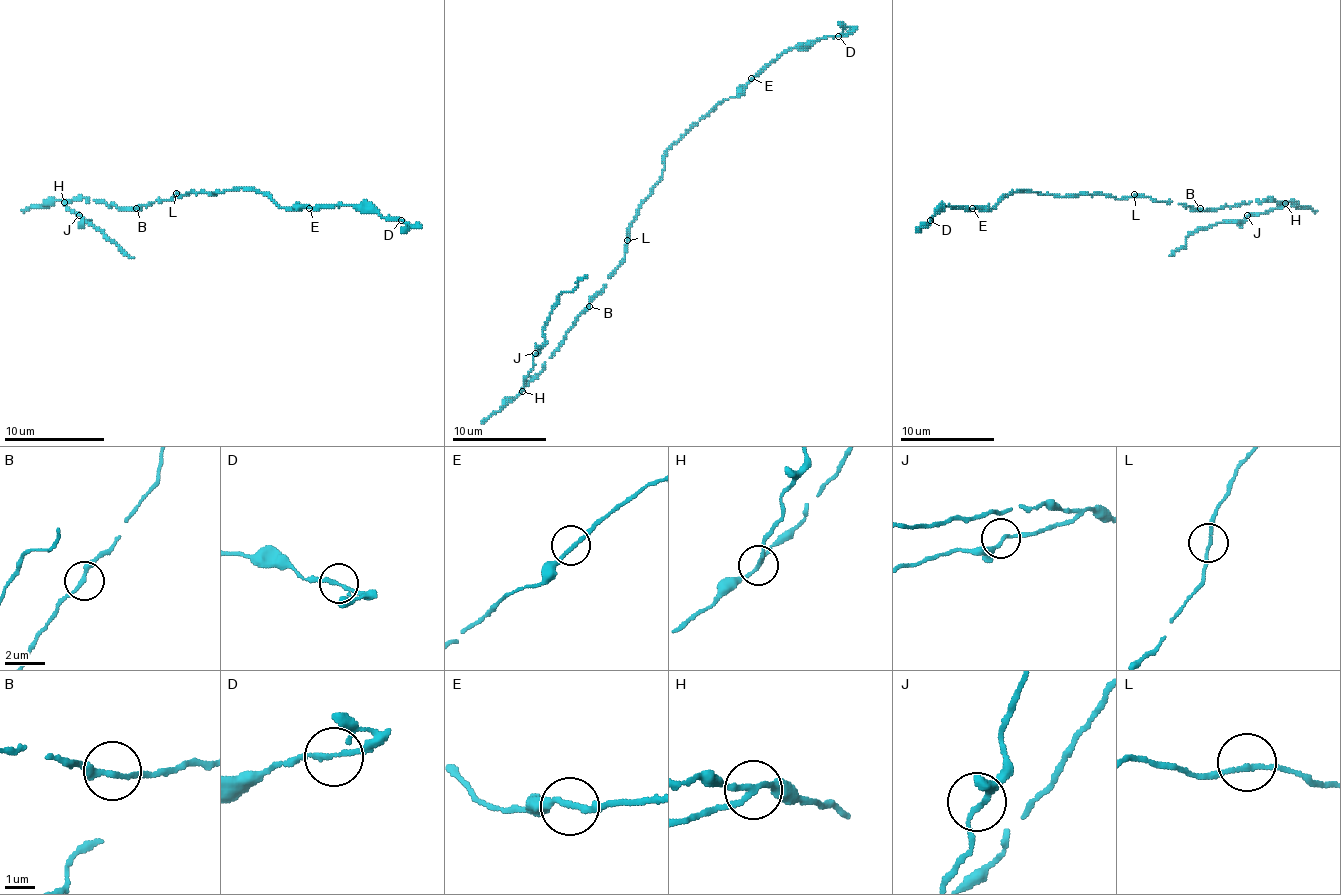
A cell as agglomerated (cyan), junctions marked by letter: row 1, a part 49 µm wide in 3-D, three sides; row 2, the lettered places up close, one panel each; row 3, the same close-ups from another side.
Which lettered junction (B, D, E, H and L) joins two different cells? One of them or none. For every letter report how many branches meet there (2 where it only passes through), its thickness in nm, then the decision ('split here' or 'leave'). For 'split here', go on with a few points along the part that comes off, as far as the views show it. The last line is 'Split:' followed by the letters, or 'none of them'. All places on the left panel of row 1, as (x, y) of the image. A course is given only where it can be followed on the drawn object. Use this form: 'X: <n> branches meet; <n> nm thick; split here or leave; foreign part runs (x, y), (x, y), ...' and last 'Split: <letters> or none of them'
B: 2 branches meet; 240 nm thick; leave
D: 2 branches meet; 160 nm thick; leave
E: 2 branches meet; 190 nm thick; leave
H: 3 branches meet; 160 nm thick; split here; foreign part runs (64, 203), (134, 258)
L: 2 branches meet; 150 nm thick; leave
Split: H

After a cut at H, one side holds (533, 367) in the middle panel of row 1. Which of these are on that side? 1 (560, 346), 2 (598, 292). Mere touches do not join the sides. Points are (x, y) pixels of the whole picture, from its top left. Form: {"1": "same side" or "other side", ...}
{"1": "other side", "2": "other side"}

